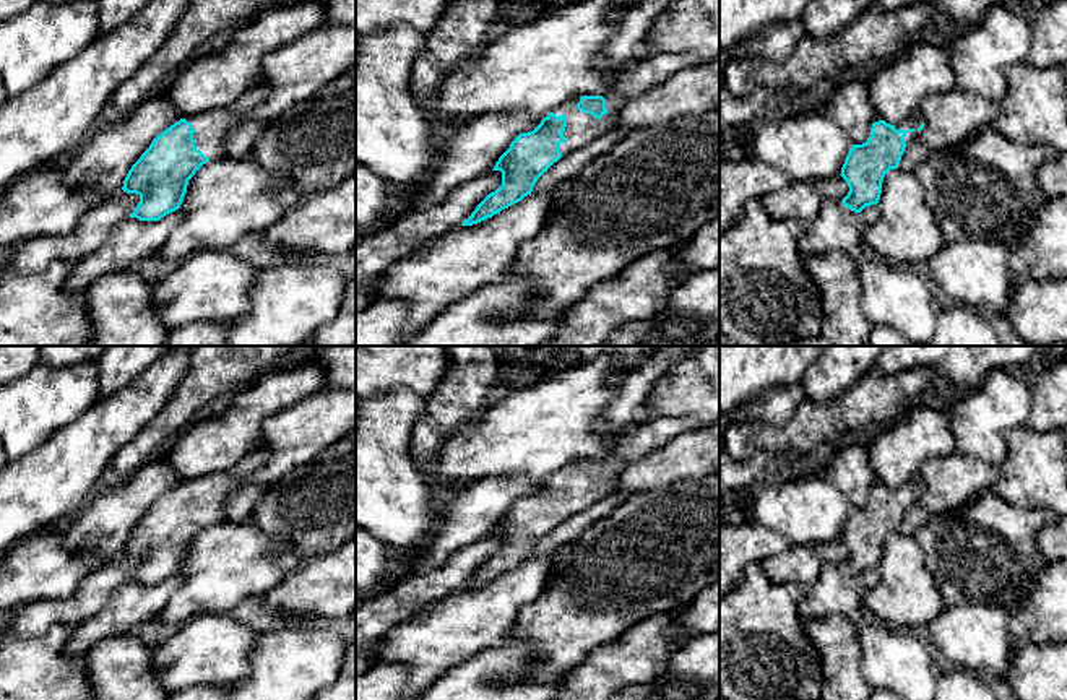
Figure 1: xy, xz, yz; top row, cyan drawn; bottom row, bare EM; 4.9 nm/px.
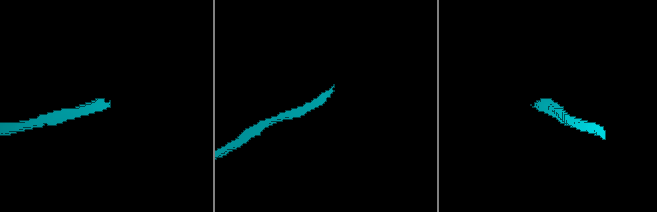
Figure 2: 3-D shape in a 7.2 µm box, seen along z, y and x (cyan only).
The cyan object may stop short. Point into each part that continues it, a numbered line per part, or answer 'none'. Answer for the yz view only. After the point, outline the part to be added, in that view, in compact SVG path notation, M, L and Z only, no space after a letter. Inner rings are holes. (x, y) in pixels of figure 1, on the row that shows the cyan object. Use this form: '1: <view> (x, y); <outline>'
1: yz (913, 122); M914 115L914 117L909 117L903 122L900 122L898 125L895 125L896 130L906 130L906 136L905 136L905 143L911 143L918 138L919 132L919 125L922 123L922 117L921 115Z

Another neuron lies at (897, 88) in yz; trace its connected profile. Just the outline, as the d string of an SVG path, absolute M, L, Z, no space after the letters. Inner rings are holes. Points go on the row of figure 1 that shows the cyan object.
M911 41L885 65L872 68L867 83L879 117L890 125L919 115L929 94L957 88L957 78L945 47Z

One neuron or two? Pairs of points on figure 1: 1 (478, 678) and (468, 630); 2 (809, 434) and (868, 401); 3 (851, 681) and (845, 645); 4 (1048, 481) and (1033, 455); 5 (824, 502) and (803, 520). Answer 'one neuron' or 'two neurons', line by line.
1: two neurons
2: one neuron
3: one neuron
4: one neuron
5: one neuron

